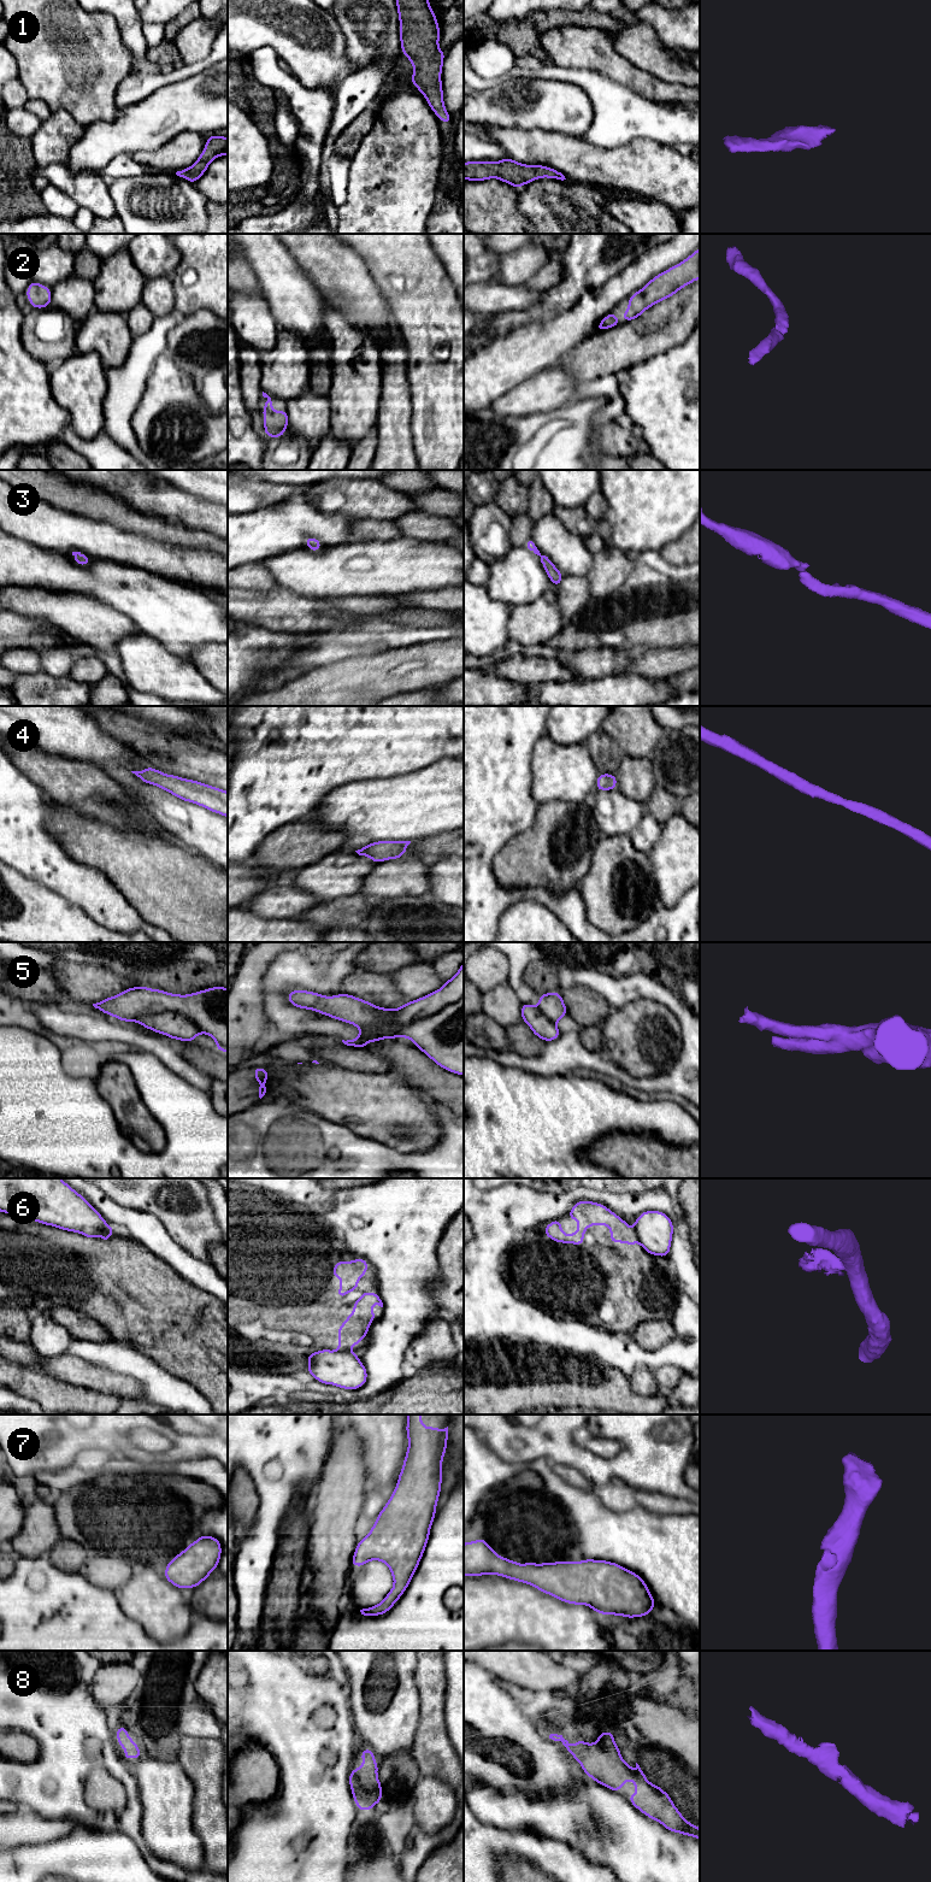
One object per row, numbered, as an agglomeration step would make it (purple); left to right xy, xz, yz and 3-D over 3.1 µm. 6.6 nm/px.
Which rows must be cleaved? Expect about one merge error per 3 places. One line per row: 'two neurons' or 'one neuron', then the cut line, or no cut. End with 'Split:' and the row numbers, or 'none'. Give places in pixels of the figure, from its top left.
1: one neuron; cut none
2: one neuron; cut none
3: one neuron; cut none
4: one neuron; cut none
5: two neurons; cut xz (463, 994), (436, 1012), (401, 1025), (396, 1036)
6: two neurons; cut xz (339, 1350), (348, 1352)
7: one neuron; cut none
8: one neuron; cut none
Split: 5, 6

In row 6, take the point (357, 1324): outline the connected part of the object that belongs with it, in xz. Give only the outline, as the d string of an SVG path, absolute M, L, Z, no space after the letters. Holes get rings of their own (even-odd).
M361 1292L361 1298L353 1302L354 1311L338 1325L338 1351L349 1352L350 1346L360 1346L359 1339L366 1340L370 1324L377 1318L371 1311L371 1305L383 1307L379 1294Z

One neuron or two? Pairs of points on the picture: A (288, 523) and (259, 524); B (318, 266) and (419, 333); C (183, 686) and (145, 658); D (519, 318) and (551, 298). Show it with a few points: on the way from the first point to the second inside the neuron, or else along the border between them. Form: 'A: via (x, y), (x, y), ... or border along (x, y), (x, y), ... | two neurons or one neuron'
A: via (281, 524), (266, 524) | one neuron
B: border along (377, 288), (392, 316) | two neurons
C: via (174, 678), (154, 668) | one neuron
D: via (526, 317), (534, 315), (543, 305) | one neuron

